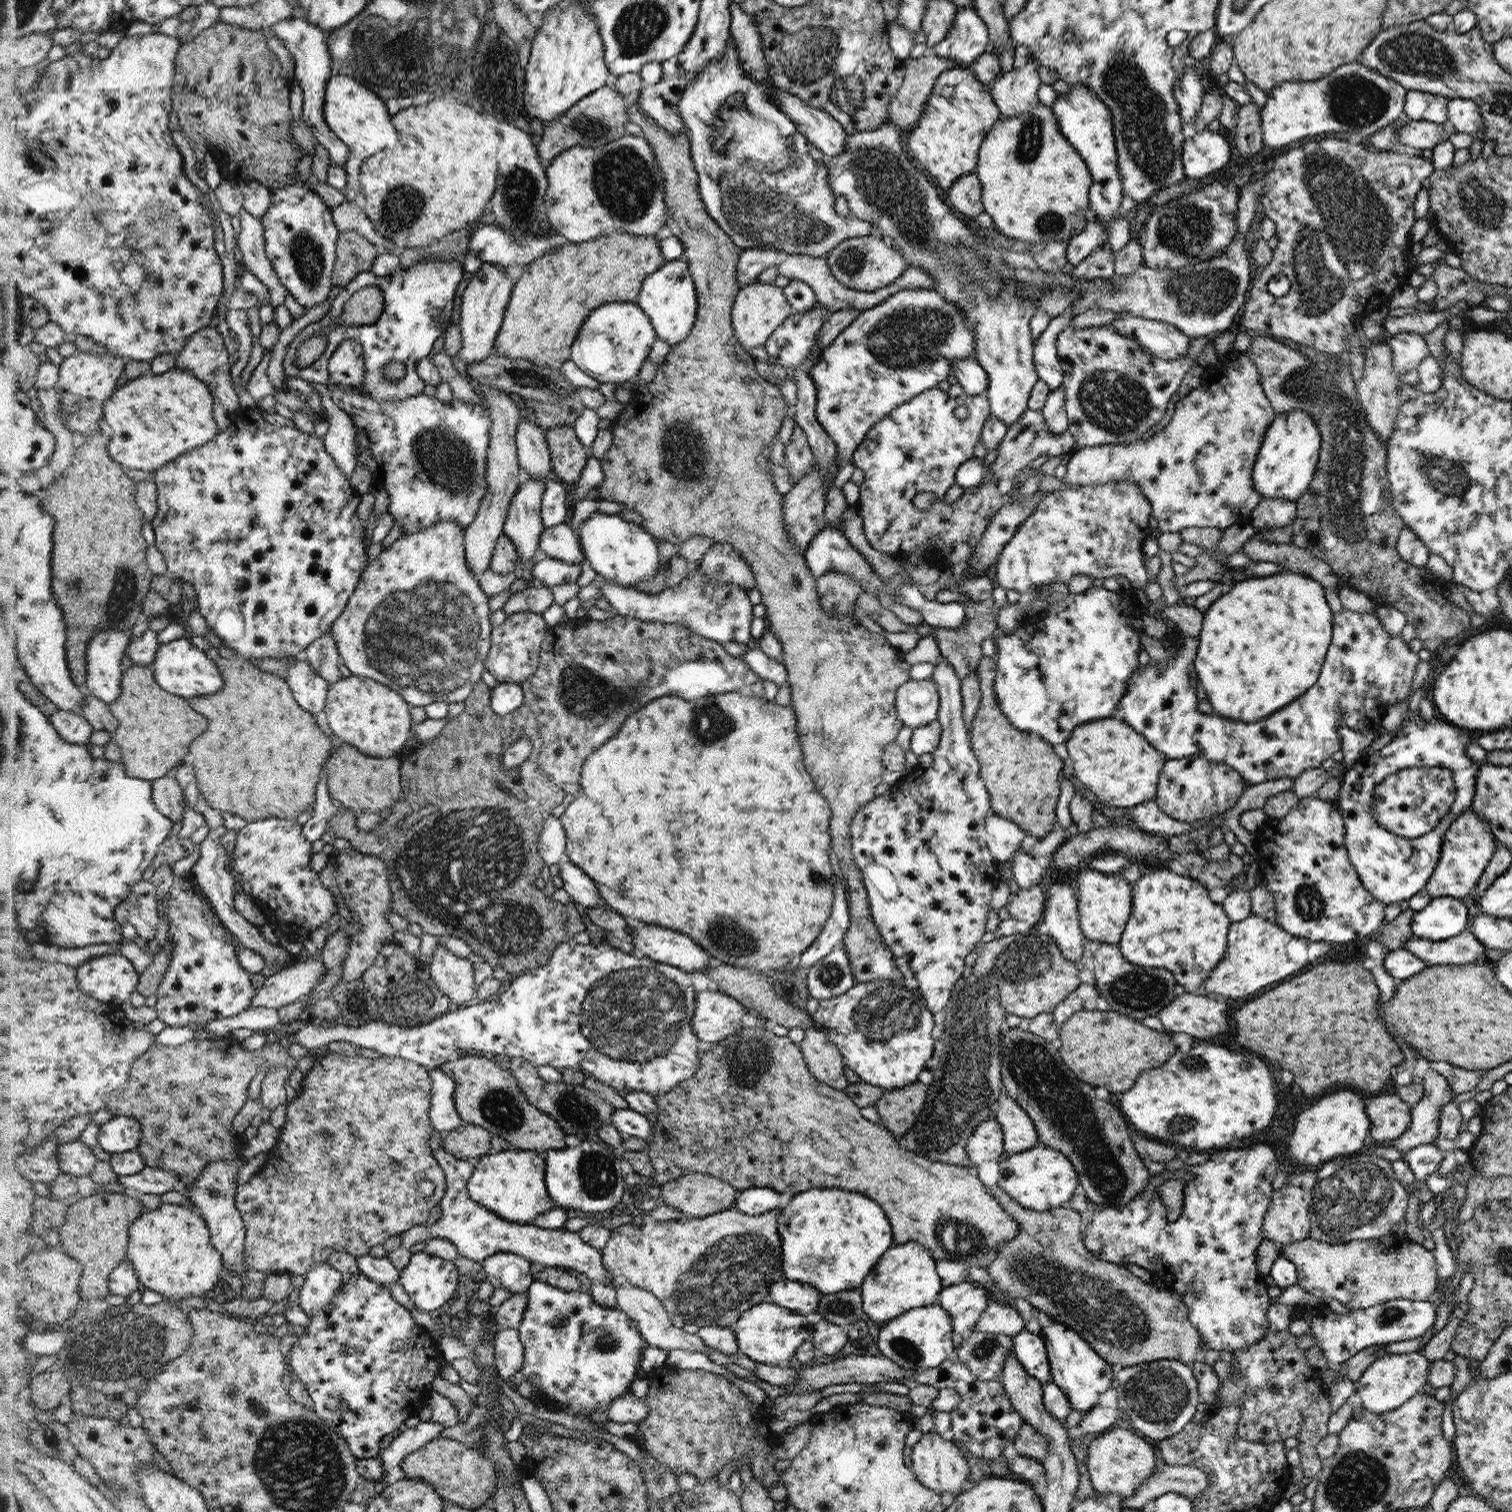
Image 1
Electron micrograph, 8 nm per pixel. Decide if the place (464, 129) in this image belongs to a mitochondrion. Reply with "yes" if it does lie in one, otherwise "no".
no

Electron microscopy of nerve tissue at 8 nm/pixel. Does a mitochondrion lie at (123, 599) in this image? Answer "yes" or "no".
yes

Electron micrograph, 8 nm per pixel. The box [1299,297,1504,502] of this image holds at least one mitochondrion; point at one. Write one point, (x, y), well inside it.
(1442, 475)

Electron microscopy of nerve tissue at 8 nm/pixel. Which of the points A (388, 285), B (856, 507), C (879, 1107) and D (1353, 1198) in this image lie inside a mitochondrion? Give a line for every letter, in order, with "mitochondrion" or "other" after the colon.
A: other
B: other
C: other
D: mitochondrion

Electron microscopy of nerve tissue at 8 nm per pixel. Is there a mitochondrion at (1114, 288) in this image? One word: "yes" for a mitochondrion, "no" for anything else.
yes

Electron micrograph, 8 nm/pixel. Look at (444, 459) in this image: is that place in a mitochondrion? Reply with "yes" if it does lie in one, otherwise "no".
yes

